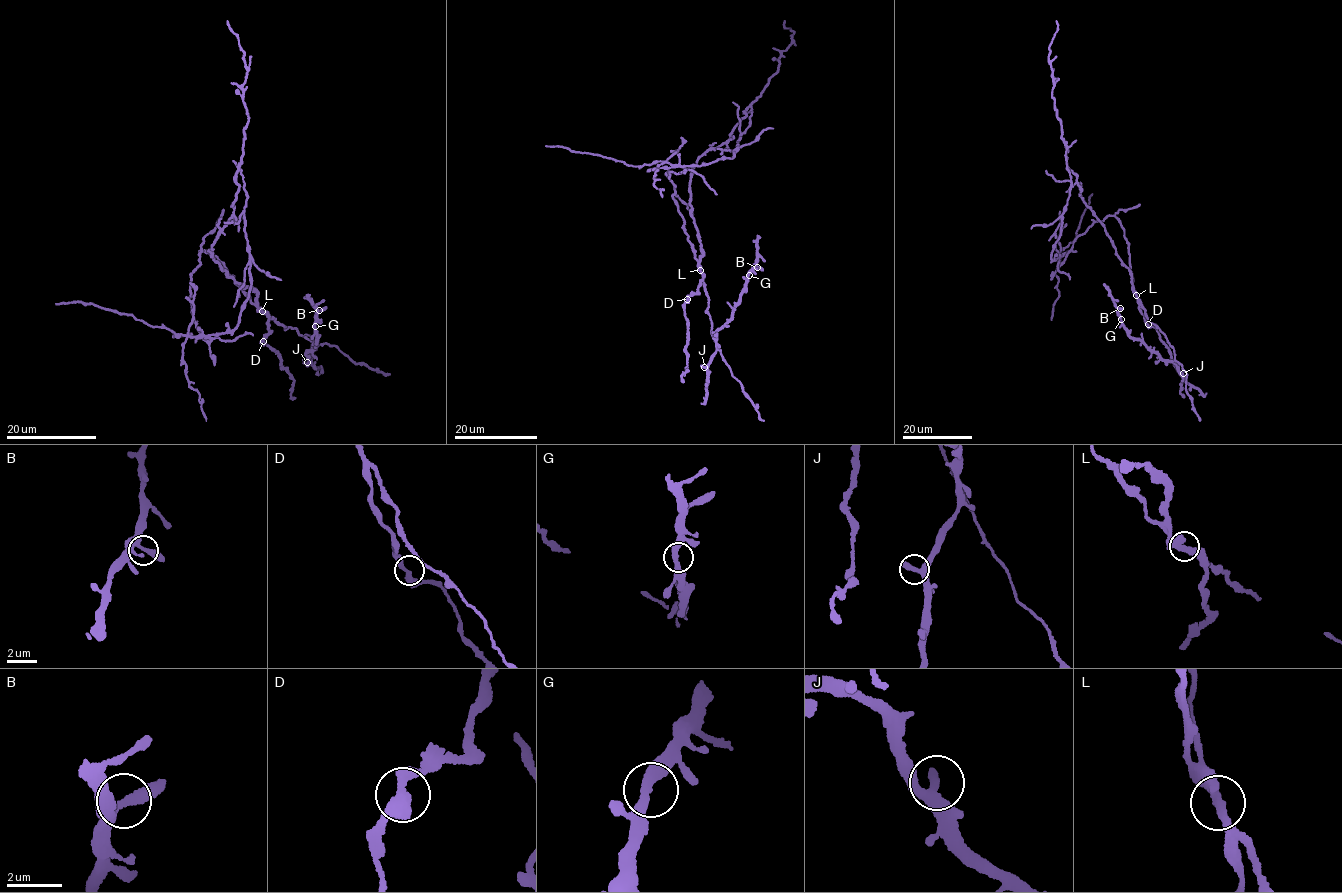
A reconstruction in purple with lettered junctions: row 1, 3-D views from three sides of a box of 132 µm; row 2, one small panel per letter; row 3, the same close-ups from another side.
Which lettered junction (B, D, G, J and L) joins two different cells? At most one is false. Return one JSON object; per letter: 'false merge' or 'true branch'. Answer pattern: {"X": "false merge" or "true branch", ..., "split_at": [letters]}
{"B": "true branch", "D": "true branch", "G": "true branch", "J": "true branch", "L": "false merge", "split_at": ["L"]}

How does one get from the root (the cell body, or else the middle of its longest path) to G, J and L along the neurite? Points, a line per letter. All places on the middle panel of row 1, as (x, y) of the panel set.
G: (691, 200), (702, 253), (697, 264), (721, 352), (717, 332), (731, 317), (749, 275)
J: (691, 200), (690, 211), (702, 253), (697, 264), (708, 298), (710, 330), (721, 352), (718, 350), (704, 367)
L: (691, 200), (690, 211), (702, 253), (697, 264), (700, 270)

